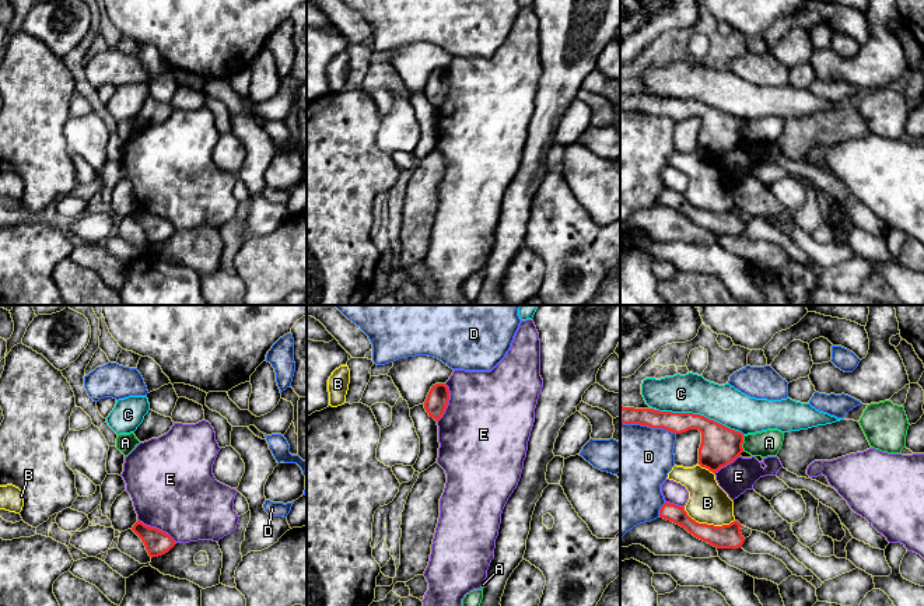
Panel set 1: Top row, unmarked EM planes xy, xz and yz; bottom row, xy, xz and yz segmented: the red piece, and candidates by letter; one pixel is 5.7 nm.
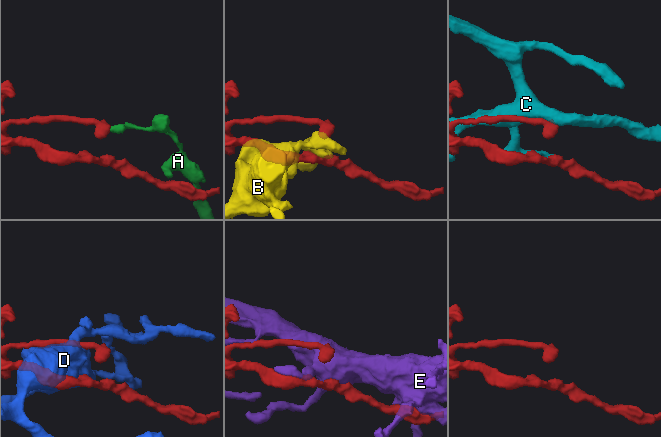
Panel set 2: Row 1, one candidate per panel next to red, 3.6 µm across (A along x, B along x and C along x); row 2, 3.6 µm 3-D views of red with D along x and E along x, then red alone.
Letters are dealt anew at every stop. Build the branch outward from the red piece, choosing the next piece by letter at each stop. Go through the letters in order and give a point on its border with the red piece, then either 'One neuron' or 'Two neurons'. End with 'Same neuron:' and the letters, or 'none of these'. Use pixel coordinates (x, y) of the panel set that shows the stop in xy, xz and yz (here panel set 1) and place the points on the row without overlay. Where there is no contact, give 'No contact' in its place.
A: Touches red at yz (742, 129). Two neurons
B: Touches red at yz (709, 212). Two neurons
C: Touches red at yz (699, 101). Two neurons
D: Touches red at yz (648, 112). Two neurons
E: Touches red at xy (156, 214). Two neurons
Same neuron: none of these

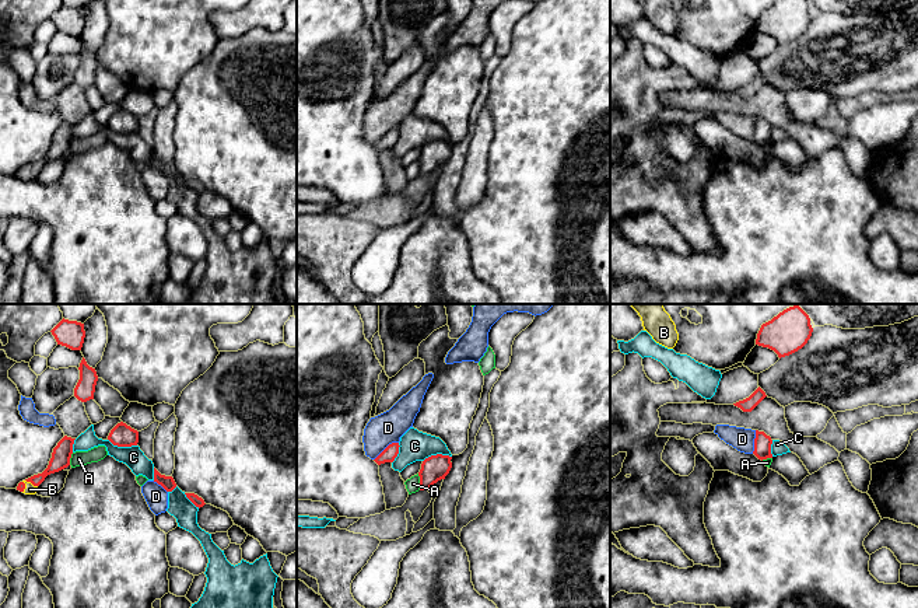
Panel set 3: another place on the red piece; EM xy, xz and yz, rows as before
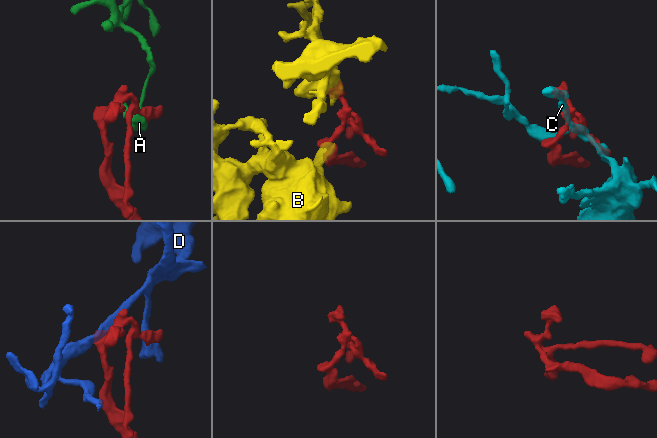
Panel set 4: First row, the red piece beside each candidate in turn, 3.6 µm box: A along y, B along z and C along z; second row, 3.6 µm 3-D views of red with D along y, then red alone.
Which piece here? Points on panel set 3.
A: Touches red at xz (420, 168). Two neurons
B: Touches red at xy (30, 167). One neuron
C: Touches red at xy (122, 132). Two neurons
D: Touches red at xz (385, 135). Two neurons
Same neuron: B

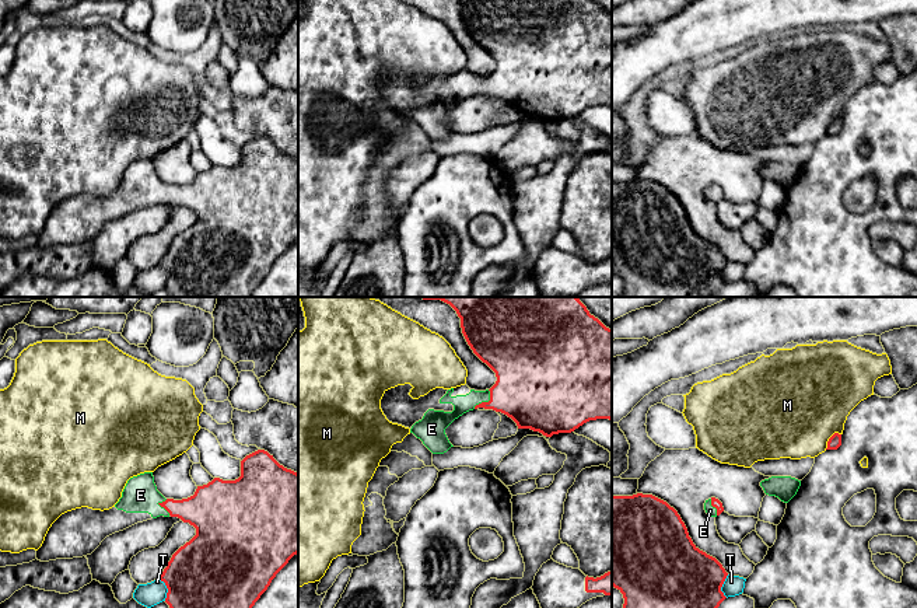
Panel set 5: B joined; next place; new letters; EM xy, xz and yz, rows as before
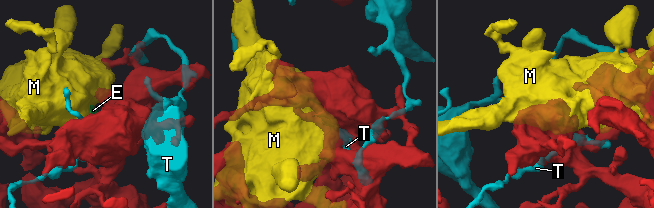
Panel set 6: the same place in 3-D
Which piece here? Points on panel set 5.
E: Touches red at xz (486, 88). One neuron
M: Touches red at yz (829, 125). Two neurons
T: Touches red at yz (721, 272). Two neurons
Same neuron: E

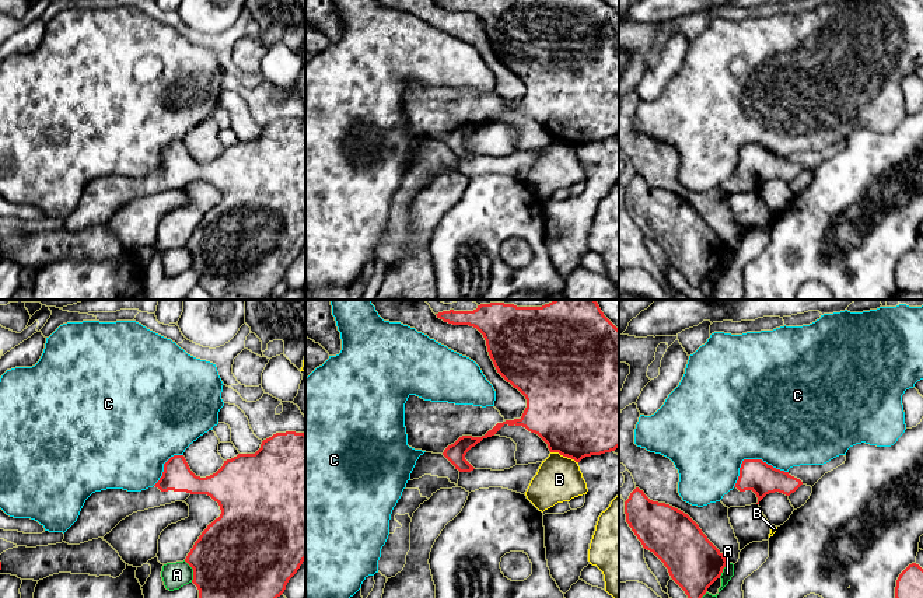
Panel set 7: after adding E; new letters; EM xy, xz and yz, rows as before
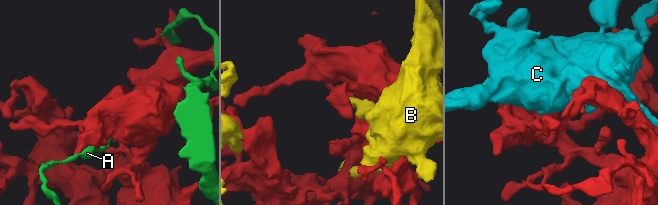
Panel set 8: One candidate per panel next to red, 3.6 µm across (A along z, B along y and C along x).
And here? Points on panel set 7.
A: Touches red at xy (193, 258). Two neurons
B: Touches red at xz (565, 142). Two neurons
C: Touches red at yz (752, 146). Two neurons
Same neuron: none of these

